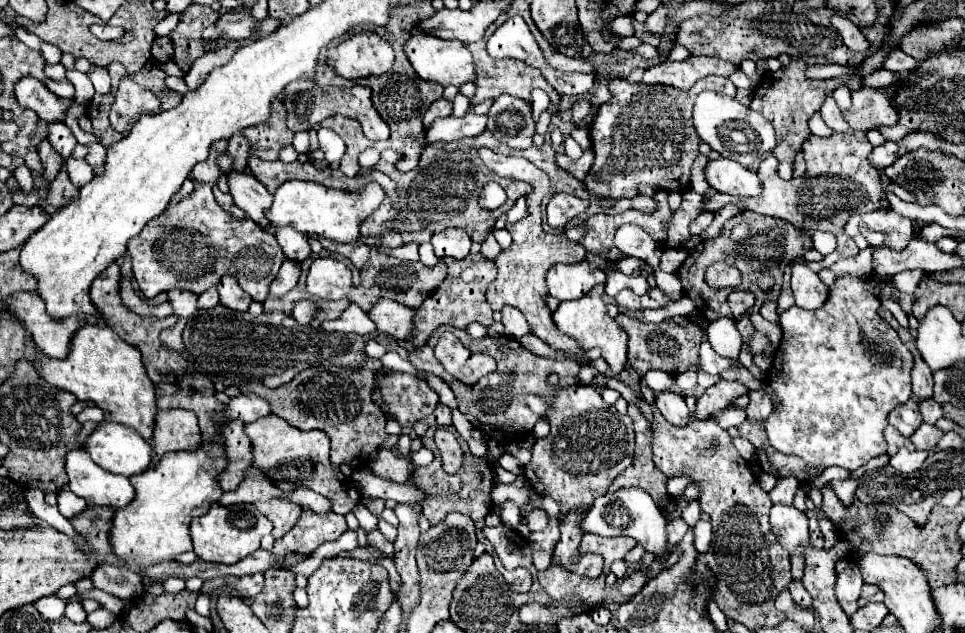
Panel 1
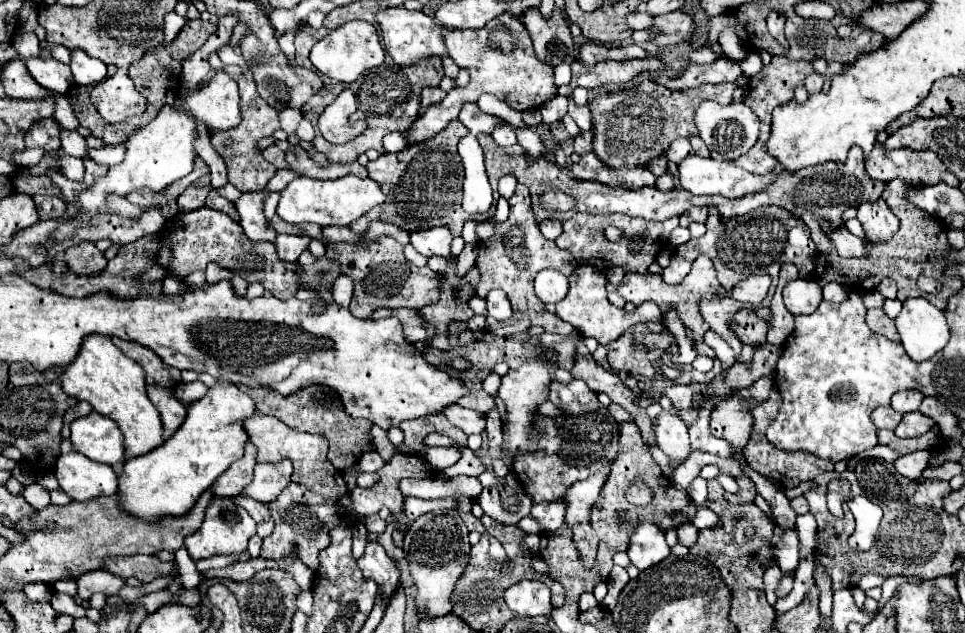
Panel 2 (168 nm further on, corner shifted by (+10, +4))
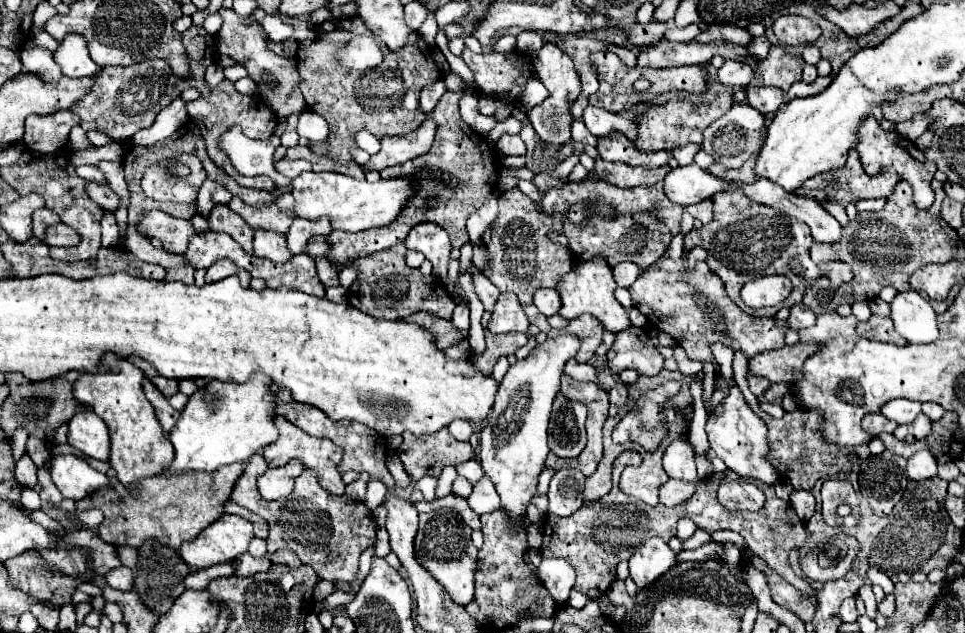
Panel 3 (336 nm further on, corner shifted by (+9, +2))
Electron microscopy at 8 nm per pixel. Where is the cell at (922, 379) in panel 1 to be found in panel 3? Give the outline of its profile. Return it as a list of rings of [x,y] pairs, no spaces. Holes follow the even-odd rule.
[[[891,400],[885,402],[885,406],[881,406],[879,410],[885,418],[897,422],[897,424],[909,424],[915,420],[915,416],[921,412],[921,404],[913,402],[913,400]]]

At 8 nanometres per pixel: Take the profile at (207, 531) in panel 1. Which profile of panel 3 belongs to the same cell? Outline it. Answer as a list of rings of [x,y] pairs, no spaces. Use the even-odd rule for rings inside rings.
[[[223,514],[221,520],[207,526],[195,540],[185,542],[181,556],[193,568],[209,568],[245,554],[251,538],[253,524],[249,520]]]

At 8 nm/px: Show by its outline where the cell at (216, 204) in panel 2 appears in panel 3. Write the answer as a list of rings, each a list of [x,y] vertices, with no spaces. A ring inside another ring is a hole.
[[[215,206],[215,210],[211,210],[211,216],[207,218],[211,230],[217,232],[225,232],[229,234],[233,240],[237,240],[241,244],[241,248],[247,254],[253,254],[253,230],[249,230],[247,222],[233,214],[229,210],[229,206]]]

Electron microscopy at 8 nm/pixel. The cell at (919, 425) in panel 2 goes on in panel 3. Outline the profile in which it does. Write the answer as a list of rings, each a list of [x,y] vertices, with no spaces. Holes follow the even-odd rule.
[[[919,414],[911,424],[897,426],[893,434],[905,442],[917,442],[917,440],[925,438],[929,434],[929,430],[931,430],[931,420],[925,414]]]

